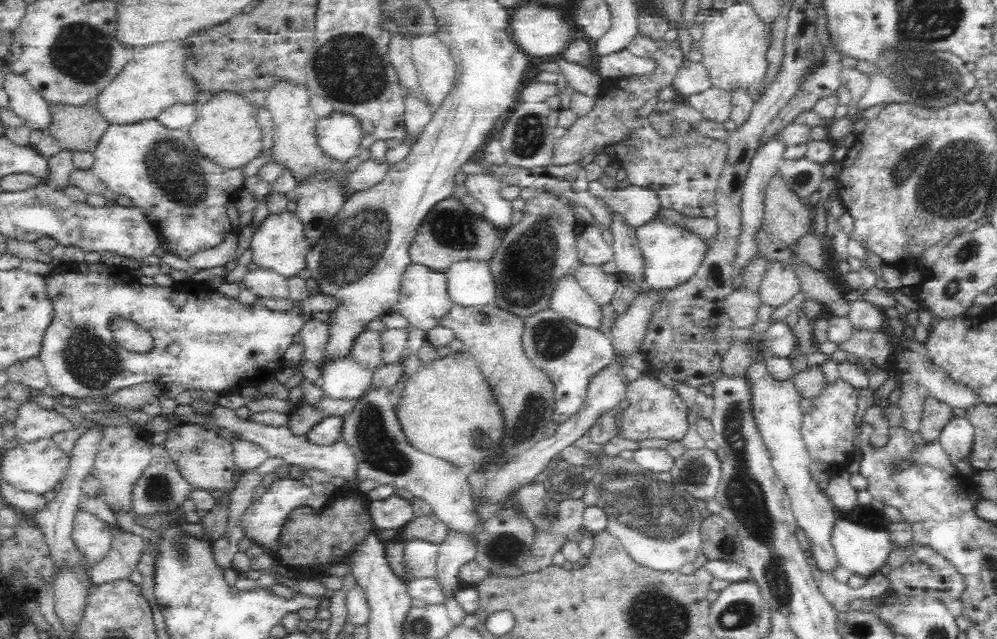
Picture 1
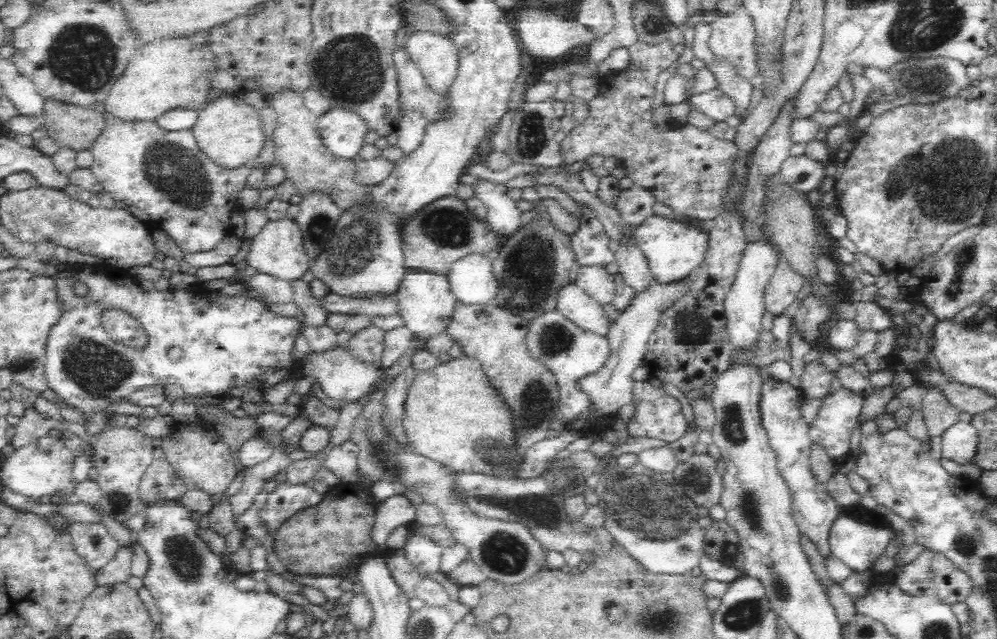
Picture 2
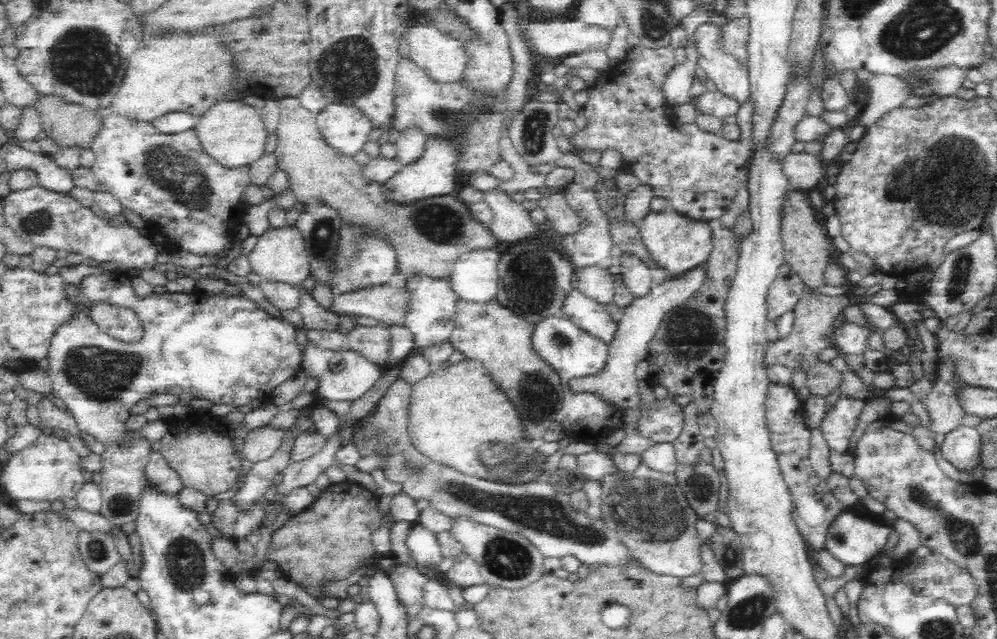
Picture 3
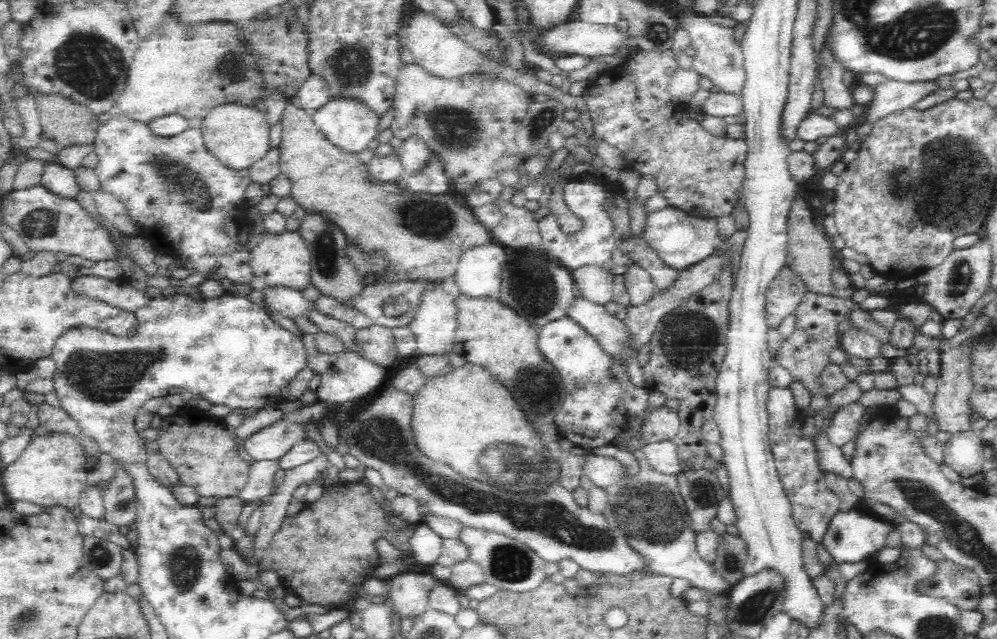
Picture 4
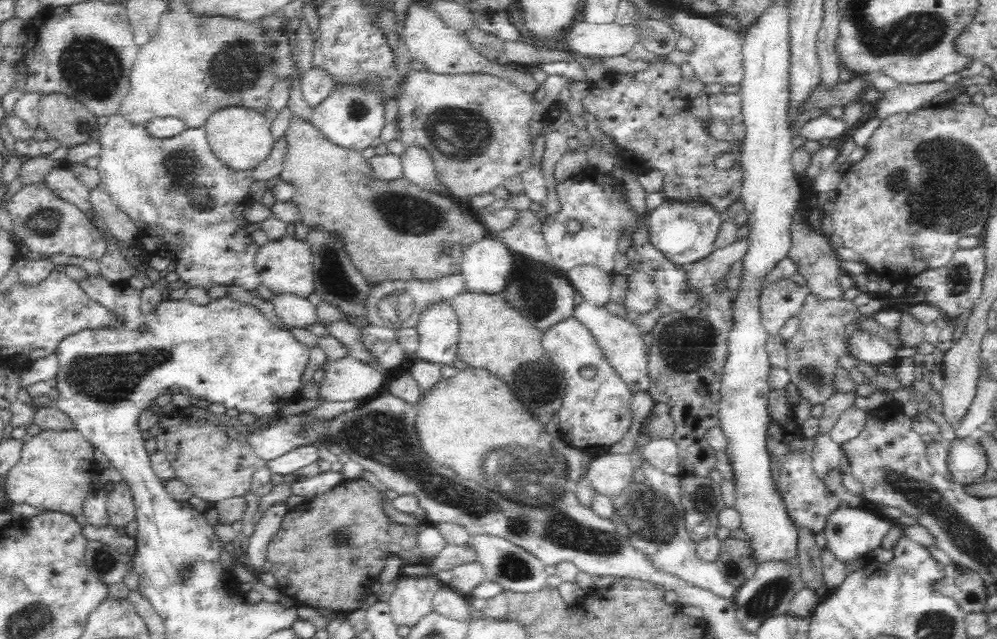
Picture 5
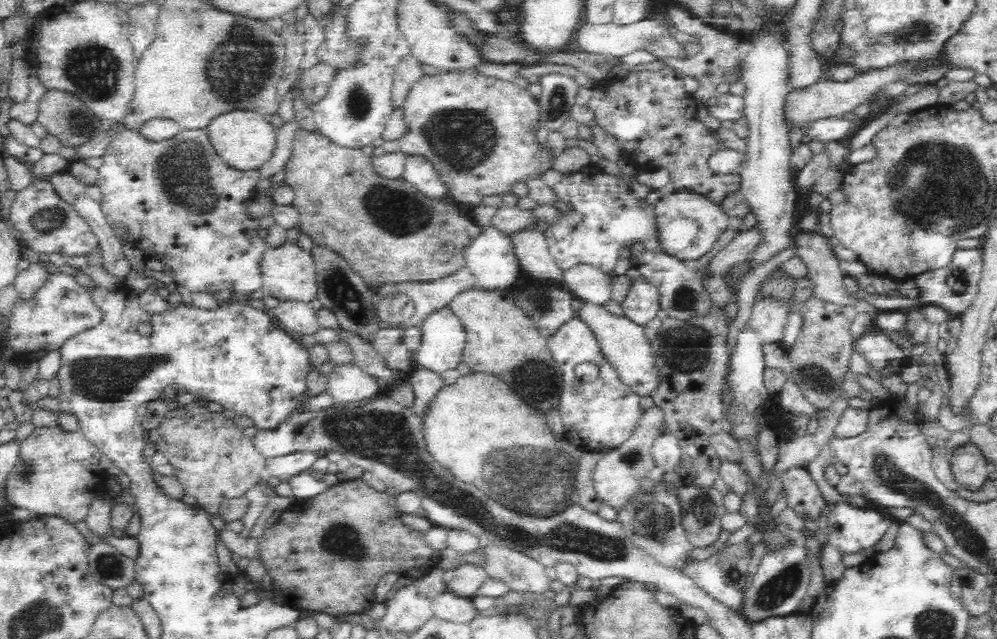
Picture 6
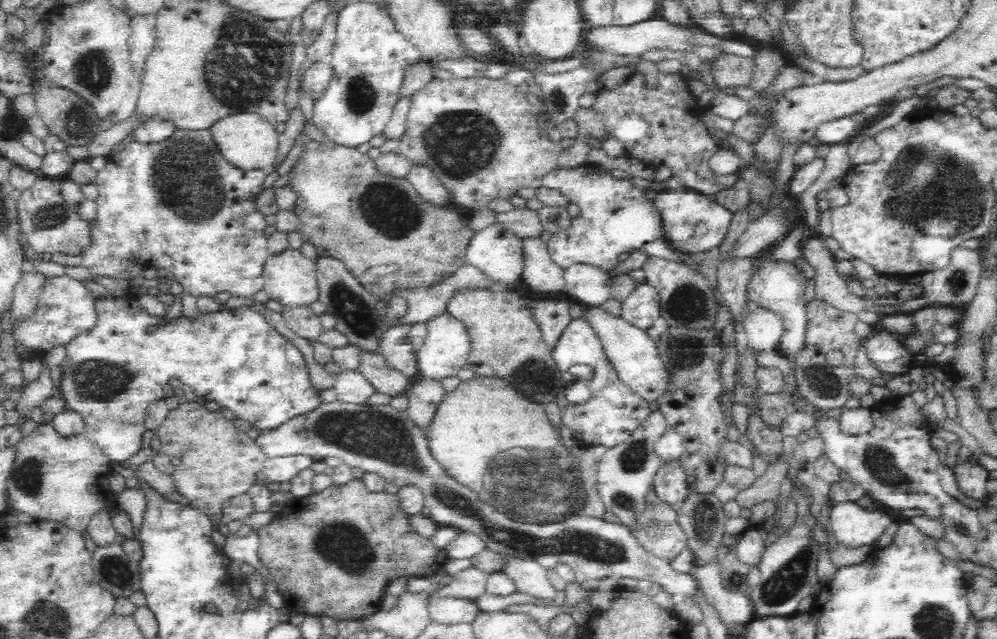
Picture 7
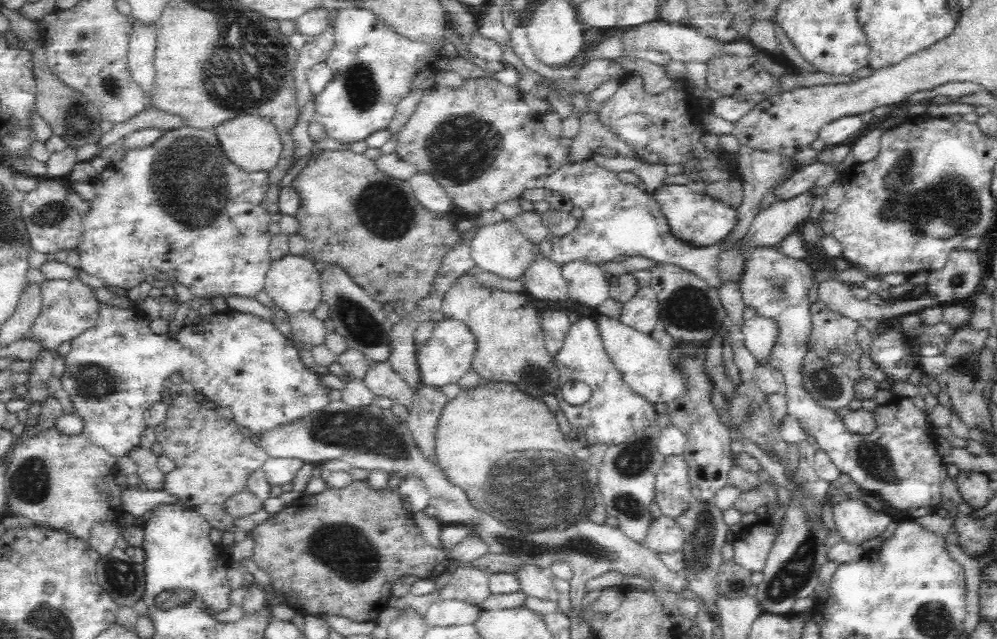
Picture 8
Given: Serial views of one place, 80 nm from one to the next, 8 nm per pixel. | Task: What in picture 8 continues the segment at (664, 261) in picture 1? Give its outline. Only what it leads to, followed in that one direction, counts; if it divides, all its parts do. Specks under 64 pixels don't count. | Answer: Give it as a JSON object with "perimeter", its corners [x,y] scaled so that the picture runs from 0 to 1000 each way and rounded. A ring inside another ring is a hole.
{"perimeter":[[[664,286],[658,294],[655,308],[668,340],[673,369],[697,388],[716,385],[725,377],[738,347],[736,326],[693,290]]]}

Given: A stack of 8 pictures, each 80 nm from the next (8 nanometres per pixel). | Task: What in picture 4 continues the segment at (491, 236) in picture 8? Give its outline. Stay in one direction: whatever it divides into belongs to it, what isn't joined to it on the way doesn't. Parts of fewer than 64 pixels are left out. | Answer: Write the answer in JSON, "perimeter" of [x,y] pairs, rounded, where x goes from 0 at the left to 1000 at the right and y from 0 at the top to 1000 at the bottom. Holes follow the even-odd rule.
{"perimeter":[[[495,376],[467,391],[451,433],[456,457],[473,466],[499,468],[503,419],[508,407],[505,385]]]}

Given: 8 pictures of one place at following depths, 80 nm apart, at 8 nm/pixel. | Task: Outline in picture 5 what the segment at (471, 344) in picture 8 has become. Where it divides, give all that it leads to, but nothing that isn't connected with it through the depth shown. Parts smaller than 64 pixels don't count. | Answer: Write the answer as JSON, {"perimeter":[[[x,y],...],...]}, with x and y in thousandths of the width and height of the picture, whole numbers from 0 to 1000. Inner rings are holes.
{"perimeter":[[[449,468],[429,474],[420,490],[416,515],[420,527],[417,562],[454,573],[458,560],[460,501]]]}

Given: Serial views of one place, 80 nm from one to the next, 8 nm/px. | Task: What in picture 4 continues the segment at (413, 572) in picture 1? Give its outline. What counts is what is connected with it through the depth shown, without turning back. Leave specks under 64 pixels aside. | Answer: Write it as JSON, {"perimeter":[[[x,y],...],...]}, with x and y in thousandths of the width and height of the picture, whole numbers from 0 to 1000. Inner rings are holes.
{"perimeter":[[[420,817],[410,839],[410,859],[419,883],[436,883],[442,867],[443,840]]]}

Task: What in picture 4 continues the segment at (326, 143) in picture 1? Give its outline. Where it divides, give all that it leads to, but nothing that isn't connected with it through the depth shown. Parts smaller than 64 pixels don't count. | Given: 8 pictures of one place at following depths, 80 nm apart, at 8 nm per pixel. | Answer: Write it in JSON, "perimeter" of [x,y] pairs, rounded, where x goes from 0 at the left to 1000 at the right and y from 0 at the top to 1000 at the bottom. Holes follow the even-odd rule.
{"perimeter":[[[332,153],[313,180],[324,213],[344,238],[359,243],[378,216],[381,185],[352,153]]]}

